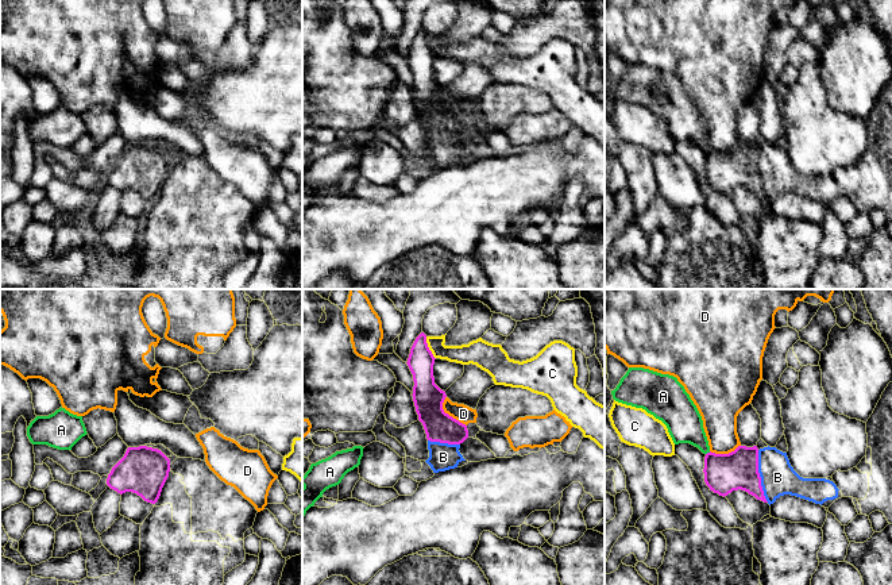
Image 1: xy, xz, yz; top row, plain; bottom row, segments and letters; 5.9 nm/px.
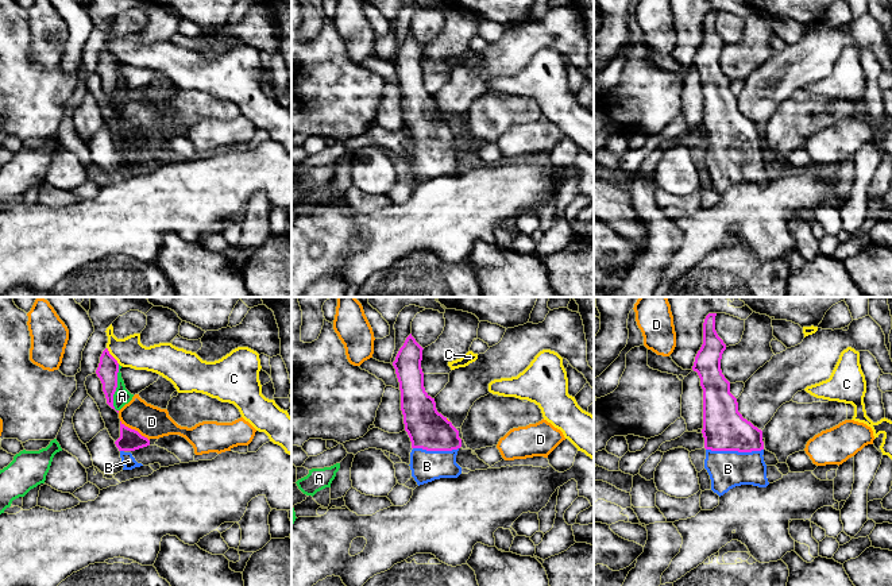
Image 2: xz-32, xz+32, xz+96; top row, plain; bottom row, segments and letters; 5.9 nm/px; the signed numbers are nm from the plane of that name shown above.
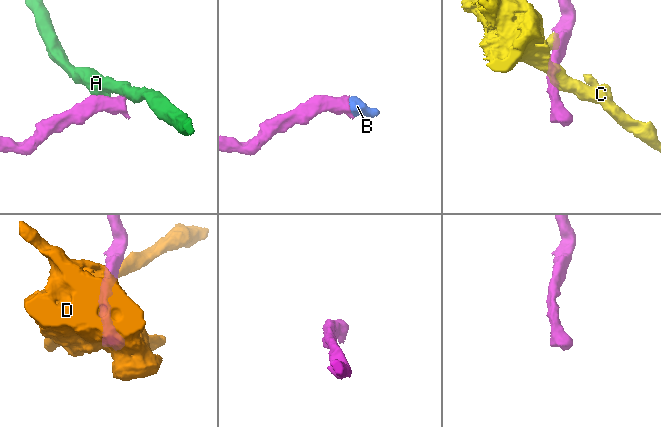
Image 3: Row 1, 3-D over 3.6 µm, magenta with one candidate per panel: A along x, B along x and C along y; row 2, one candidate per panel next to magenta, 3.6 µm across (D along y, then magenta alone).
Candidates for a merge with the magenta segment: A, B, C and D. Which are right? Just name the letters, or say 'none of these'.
B

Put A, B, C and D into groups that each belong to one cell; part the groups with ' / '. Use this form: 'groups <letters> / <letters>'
groups A / B / C / D

